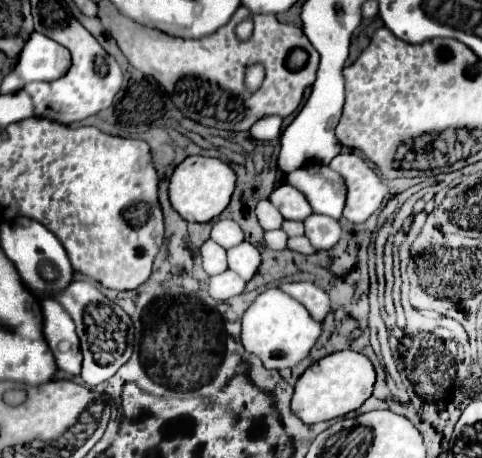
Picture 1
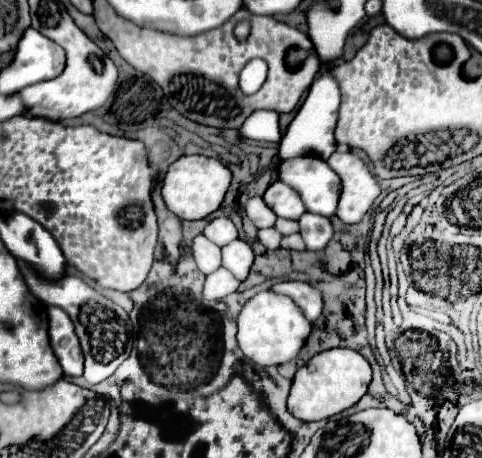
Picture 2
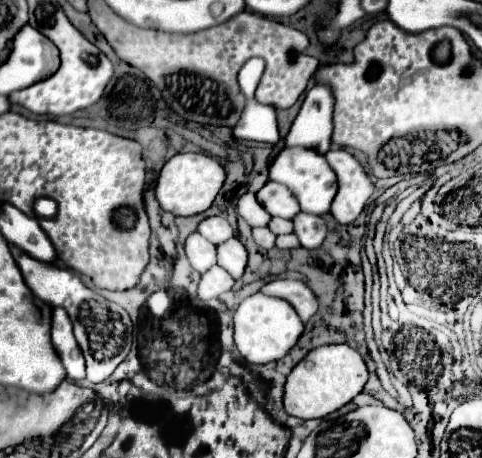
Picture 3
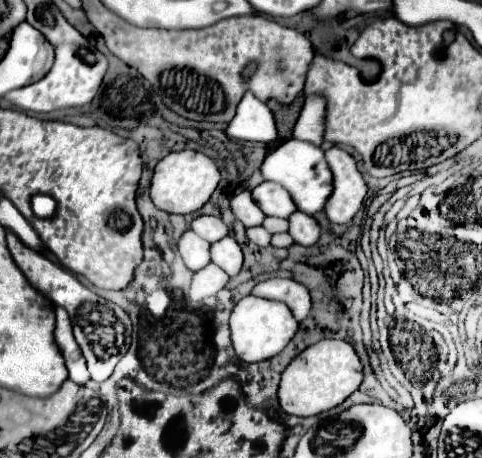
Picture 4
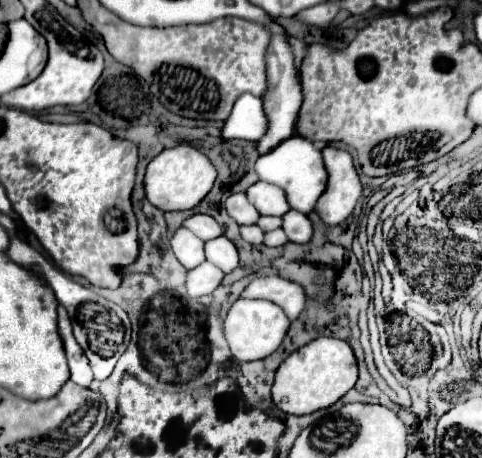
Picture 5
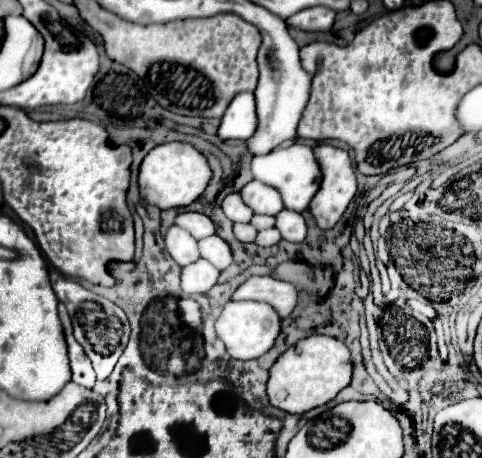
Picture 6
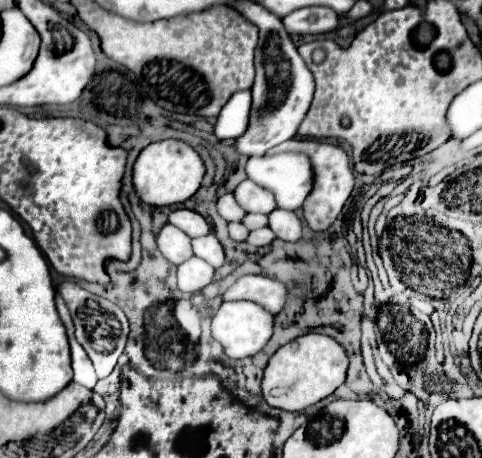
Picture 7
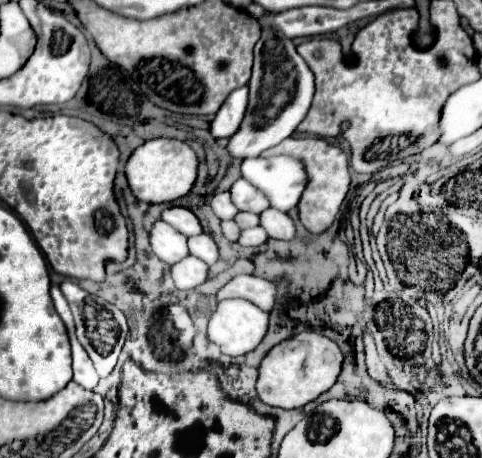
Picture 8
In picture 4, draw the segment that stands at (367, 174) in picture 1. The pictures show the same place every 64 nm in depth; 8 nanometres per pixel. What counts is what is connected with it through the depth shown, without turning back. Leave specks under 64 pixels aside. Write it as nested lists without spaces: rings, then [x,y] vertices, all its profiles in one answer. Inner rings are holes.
[[[332,146],[326,150],[326,162],[334,174],[334,192],[326,202],[326,214],[330,222],[346,224],[360,210],[368,184],[356,166],[356,160],[346,150]]]

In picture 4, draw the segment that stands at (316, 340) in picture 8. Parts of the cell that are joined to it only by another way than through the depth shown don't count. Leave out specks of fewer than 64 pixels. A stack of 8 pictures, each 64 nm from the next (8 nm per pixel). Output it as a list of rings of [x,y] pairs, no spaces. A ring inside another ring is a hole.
[[[320,340],[298,354],[282,372],[282,382],[278,388],[280,406],[292,416],[316,416],[340,406],[352,392],[360,388],[362,380],[362,362],[352,344],[344,340]]]

